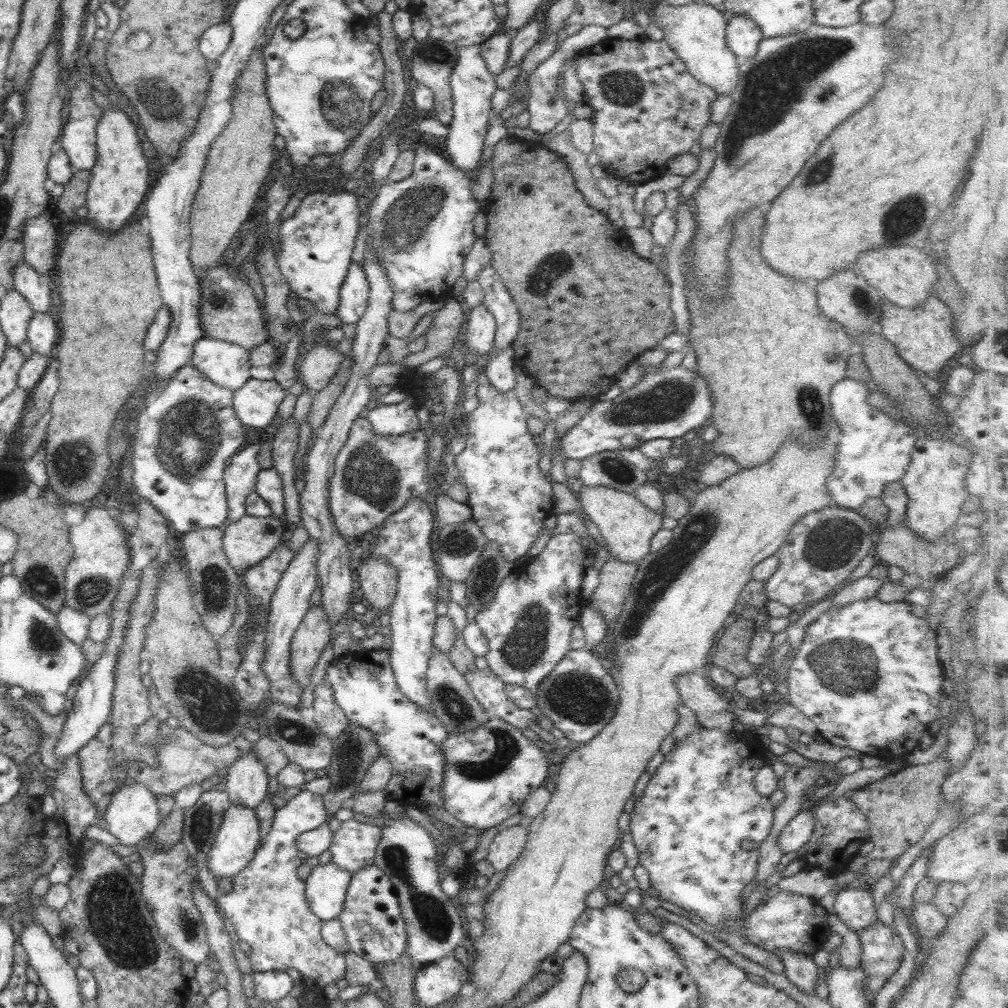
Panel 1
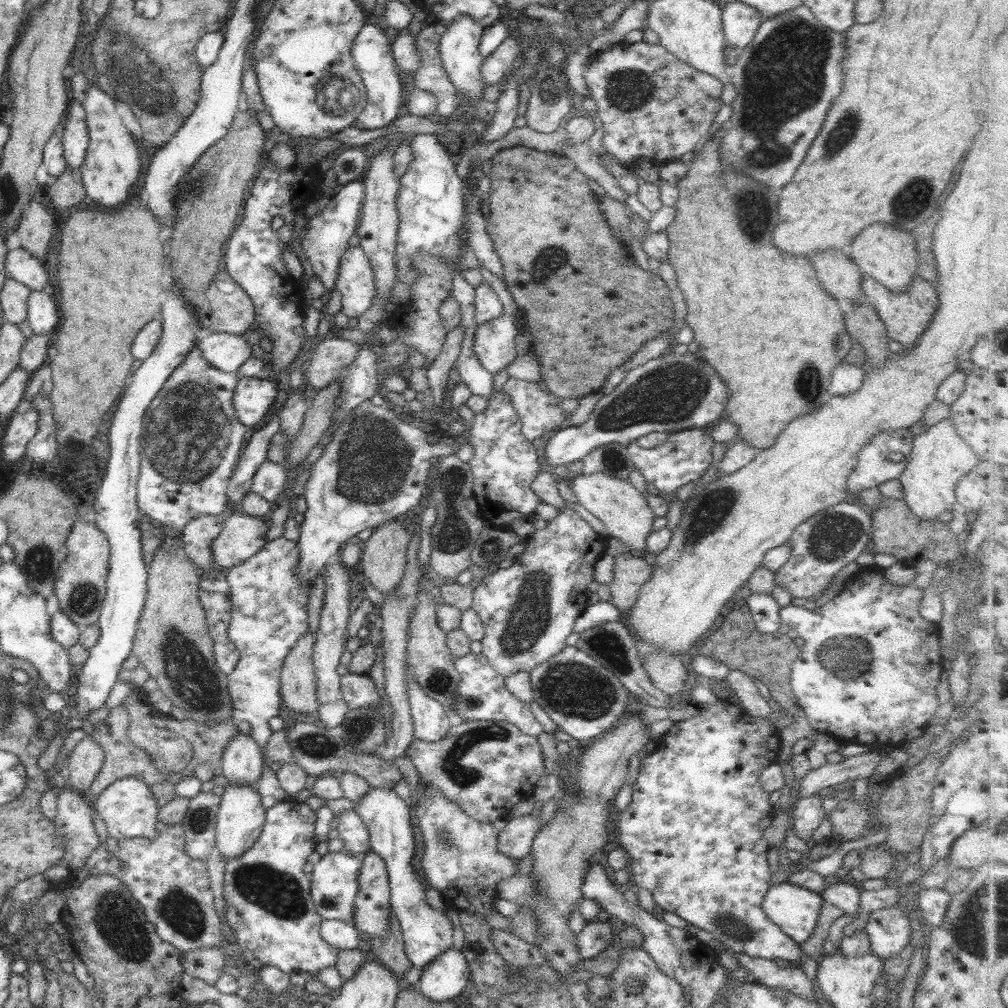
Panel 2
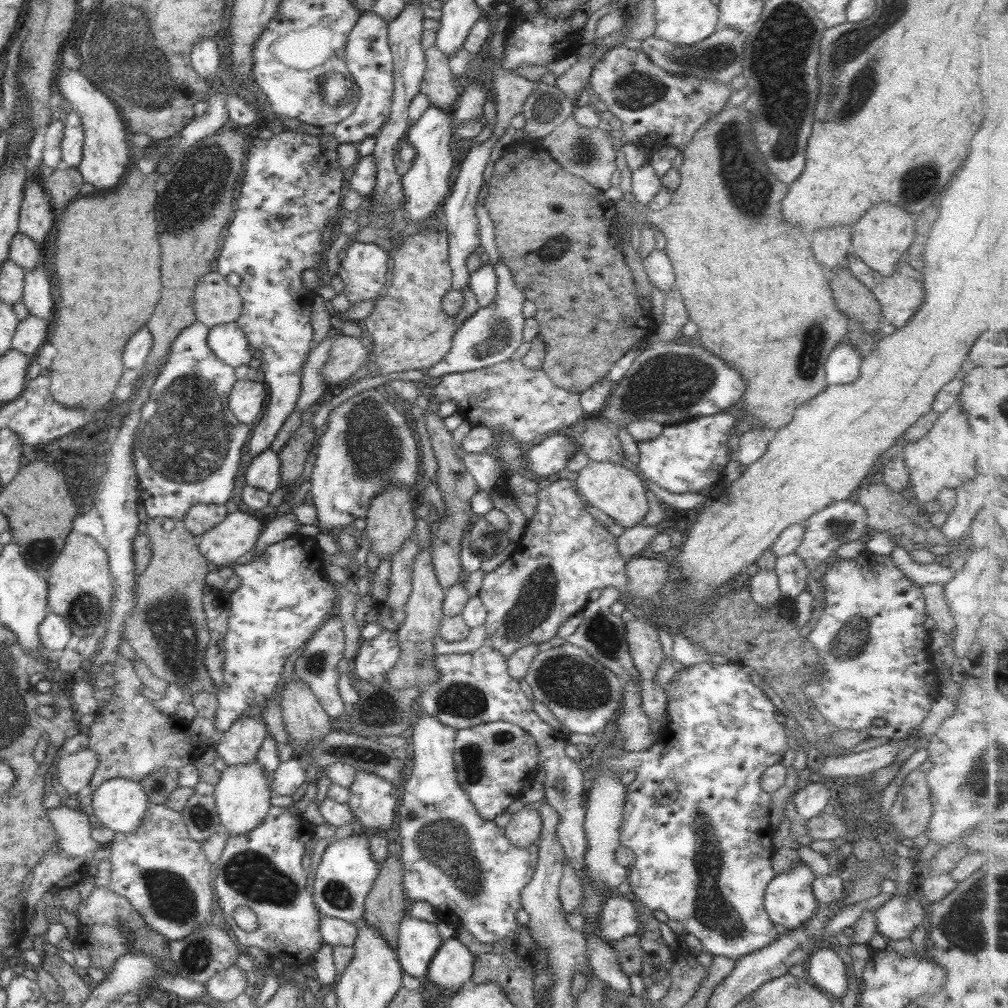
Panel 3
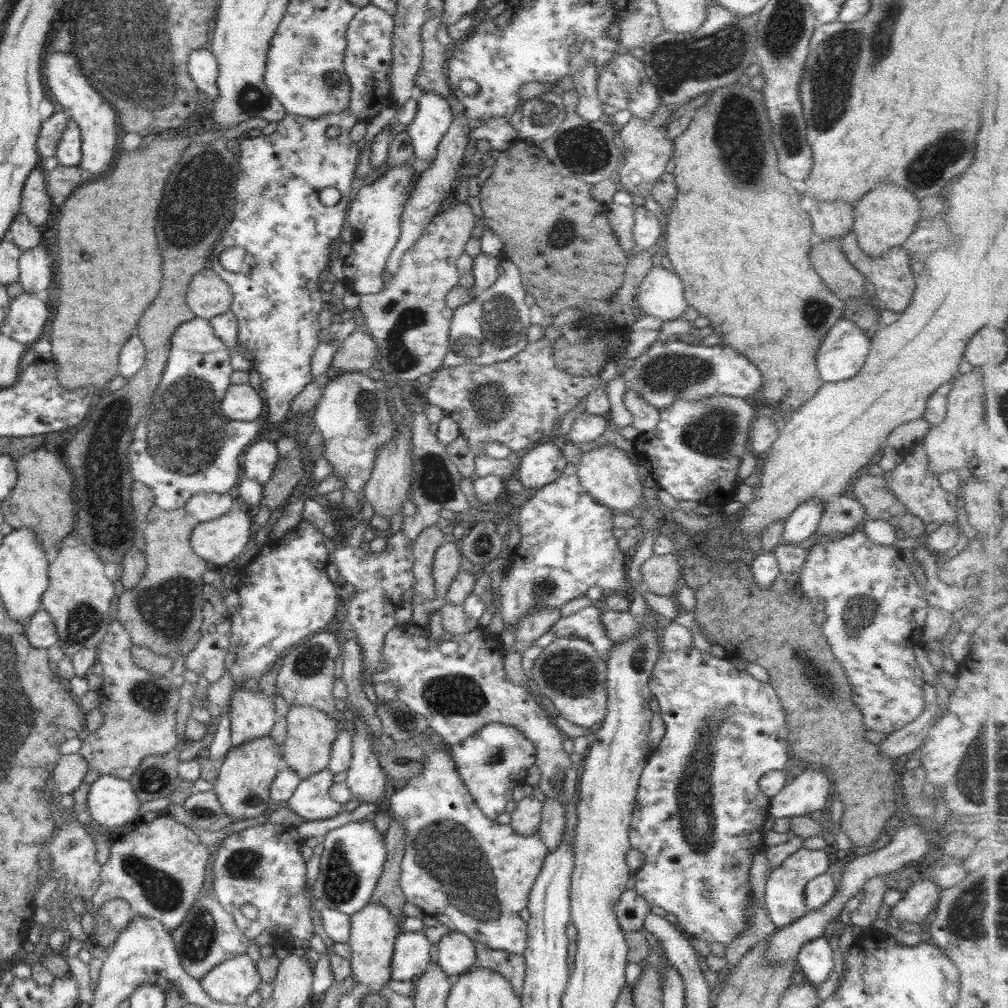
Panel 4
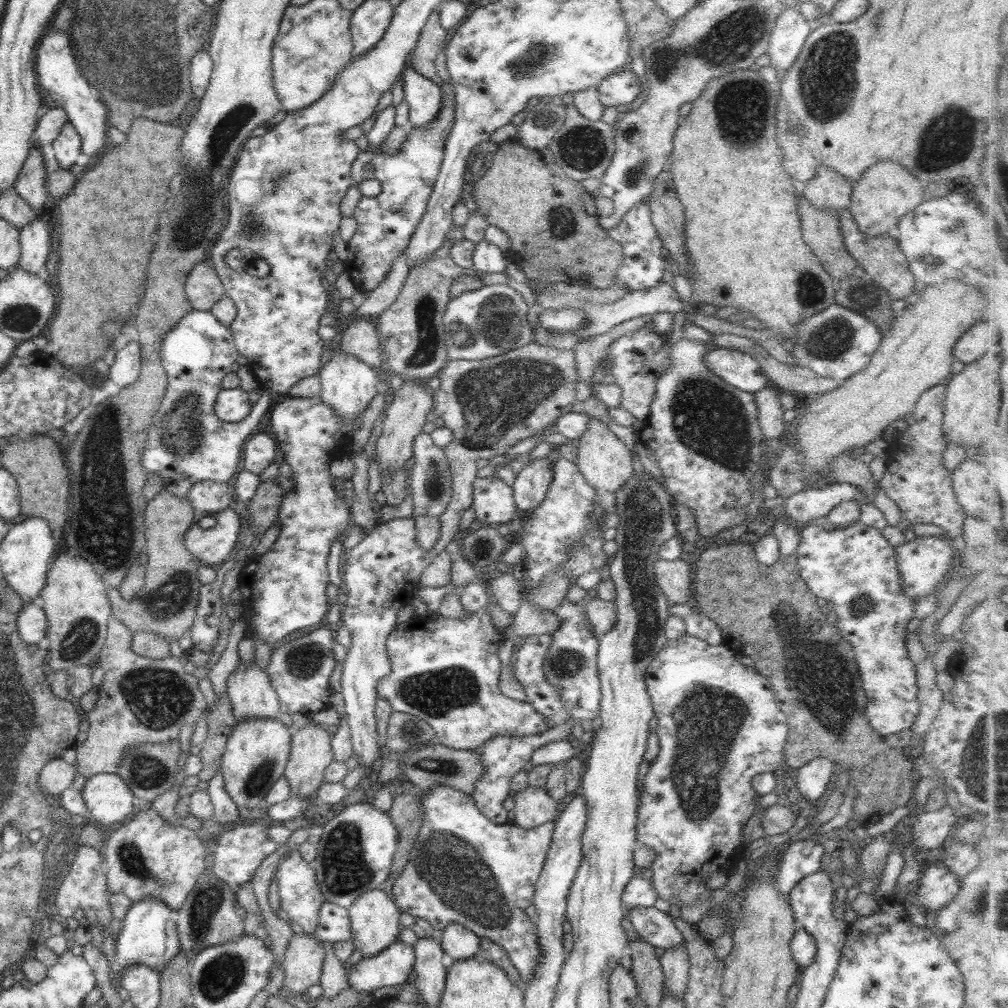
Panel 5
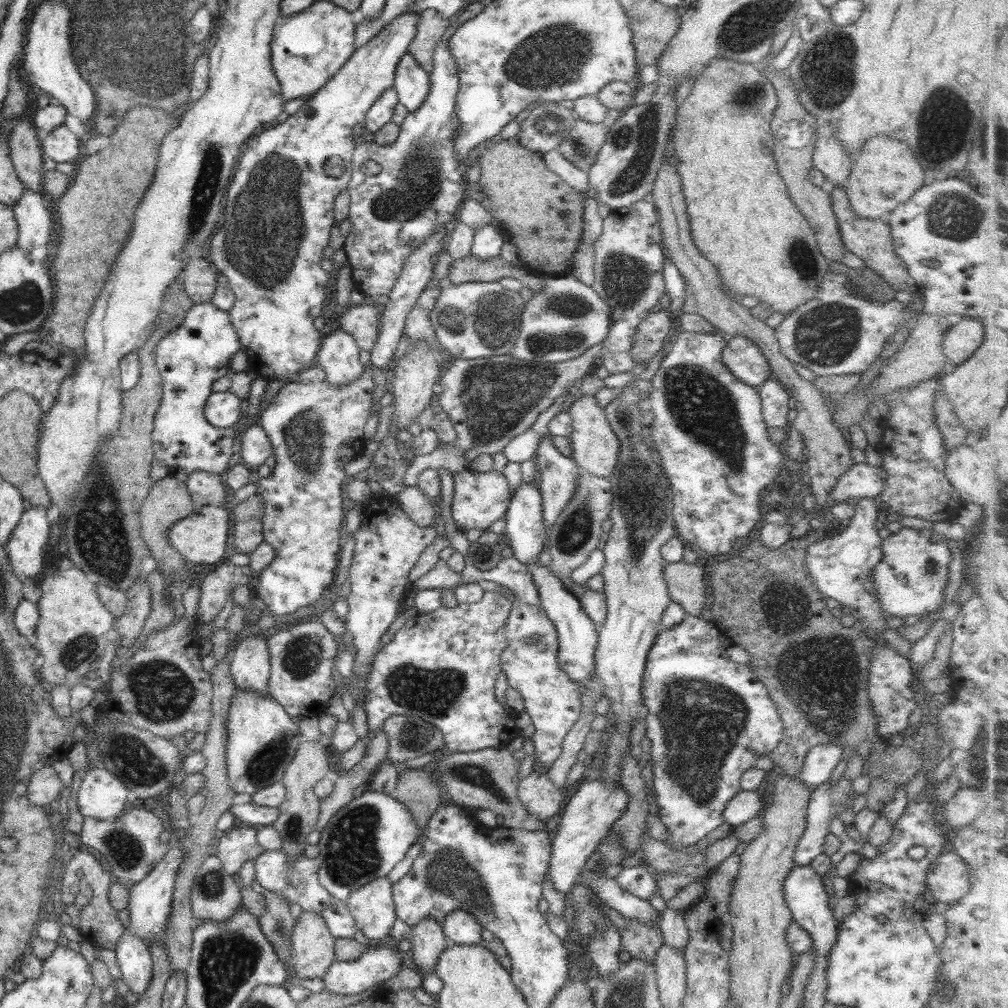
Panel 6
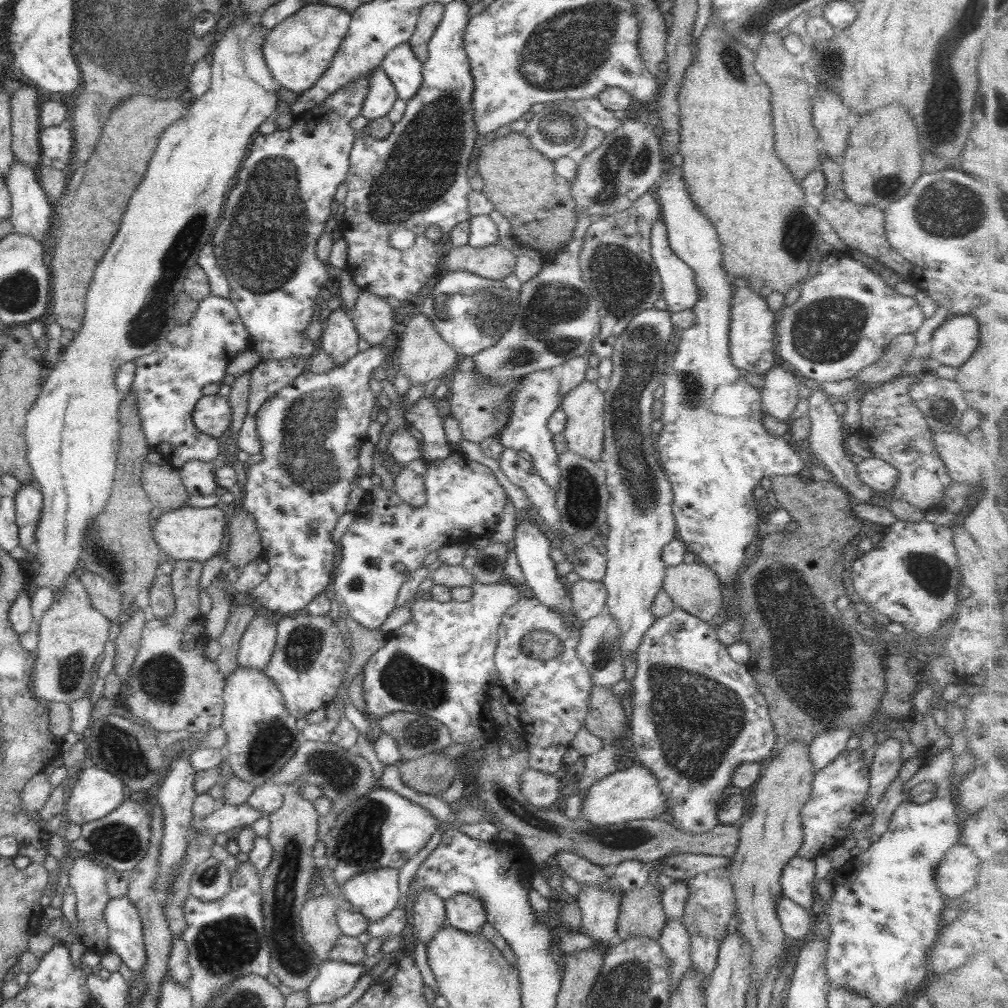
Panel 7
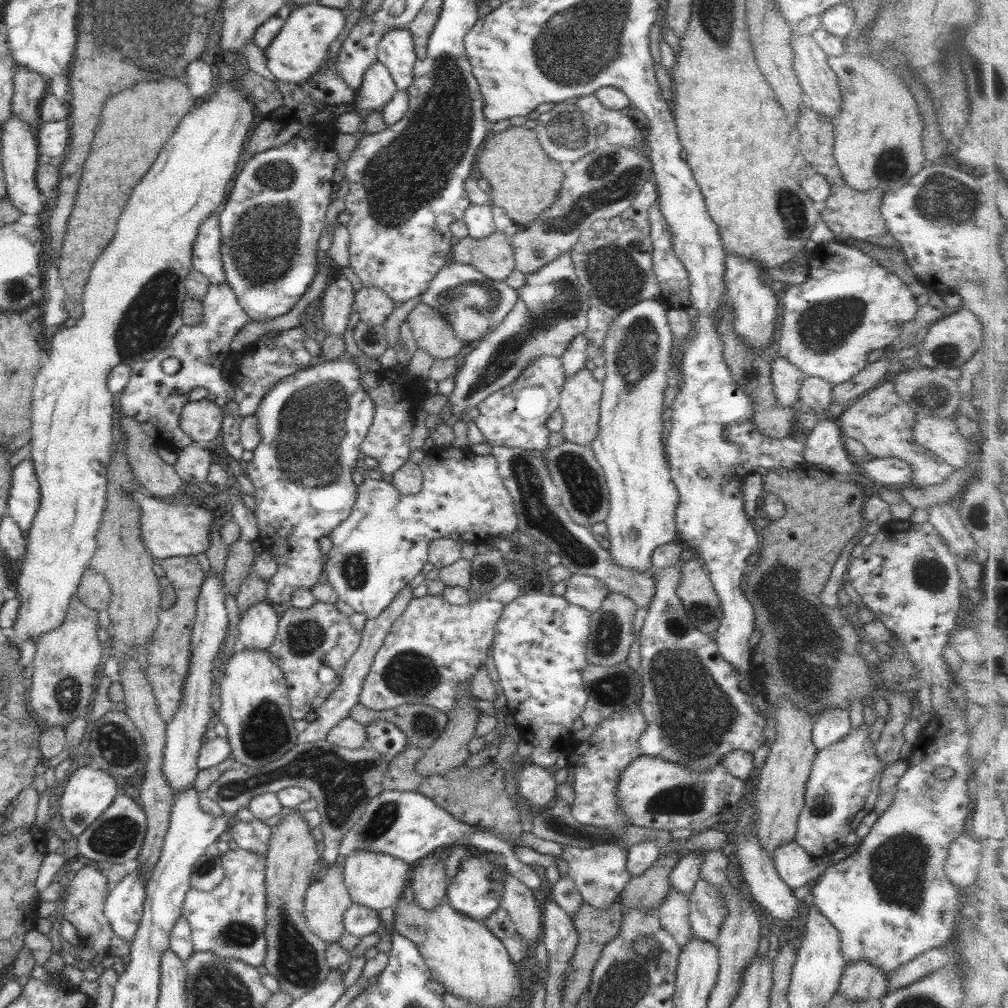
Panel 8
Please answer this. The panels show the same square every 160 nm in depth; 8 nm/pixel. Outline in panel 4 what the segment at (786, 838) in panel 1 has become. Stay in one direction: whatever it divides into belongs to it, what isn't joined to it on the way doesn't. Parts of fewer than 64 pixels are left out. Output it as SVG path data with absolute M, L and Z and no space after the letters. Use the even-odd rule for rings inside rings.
M809 767L771 798L769 814L782 818L826 810L833 796L830 785L828 777L818 767Z

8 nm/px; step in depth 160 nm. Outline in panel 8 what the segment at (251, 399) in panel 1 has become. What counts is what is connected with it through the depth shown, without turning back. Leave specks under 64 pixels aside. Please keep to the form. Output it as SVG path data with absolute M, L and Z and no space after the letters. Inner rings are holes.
M206 399L188 402L182 407L179 425L196 443L207 444L220 439L223 410Z

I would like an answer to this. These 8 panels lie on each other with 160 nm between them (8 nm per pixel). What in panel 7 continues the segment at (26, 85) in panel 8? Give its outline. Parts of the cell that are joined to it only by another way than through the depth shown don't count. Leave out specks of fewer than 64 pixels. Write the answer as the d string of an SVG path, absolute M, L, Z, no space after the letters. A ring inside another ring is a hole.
M26 82L16 92L11 91L11 148L15 160L30 166L38 171L41 166L40 156L42 155L39 139L42 128L39 127L38 93L36 86Z

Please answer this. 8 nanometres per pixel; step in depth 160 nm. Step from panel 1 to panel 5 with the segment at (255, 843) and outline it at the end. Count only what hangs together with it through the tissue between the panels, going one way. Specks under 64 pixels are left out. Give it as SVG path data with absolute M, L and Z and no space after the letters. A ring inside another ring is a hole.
M252 717L238 721L228 738L221 759L221 775L226 792L237 806L256 808L264 800L272 785L284 776L291 748L292 730L272 717Z

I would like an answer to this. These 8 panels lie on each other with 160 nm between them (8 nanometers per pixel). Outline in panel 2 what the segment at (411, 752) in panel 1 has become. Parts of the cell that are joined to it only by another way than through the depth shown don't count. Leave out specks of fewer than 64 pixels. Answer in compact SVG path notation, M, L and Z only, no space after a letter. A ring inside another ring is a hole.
M348 672L341 676L340 682L343 699L350 709L376 707L383 711L381 707L383 702L370 674Z

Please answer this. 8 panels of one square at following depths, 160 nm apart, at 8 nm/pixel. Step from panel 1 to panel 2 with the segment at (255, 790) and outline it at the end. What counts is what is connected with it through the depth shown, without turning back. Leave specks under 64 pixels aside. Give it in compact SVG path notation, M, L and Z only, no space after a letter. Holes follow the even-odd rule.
M236 734L222 753L222 774L230 785L252 785L263 771L264 756L259 745L246 734Z

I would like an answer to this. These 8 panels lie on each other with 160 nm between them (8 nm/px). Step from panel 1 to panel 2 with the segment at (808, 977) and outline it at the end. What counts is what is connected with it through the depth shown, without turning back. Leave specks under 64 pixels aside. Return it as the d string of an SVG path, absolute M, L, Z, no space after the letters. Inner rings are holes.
M714 679L713 682L718 683L721 686L719 689L715 690L717 702L713 705L704 704L703 710L701 710L700 714L695 717L675 722L674 726L672 726L670 730L660 739L656 747L655 753L651 753L641 759L640 767L638 768L638 777L636 778L636 783L633 784L634 787L632 792L632 801L628 804L627 808L625 808L623 811L620 811L620 814L618 814L618 824L616 824L616 830L618 830L618 834L620 834L618 836L618 842L620 842L621 847L624 850L627 850L627 853L631 856L628 870L632 872L632 875L634 875L634 886L636 886L635 889L640 890L646 888L646 890L648 890L648 892L652 894L652 898L655 901L656 906L659 906L659 908L662 908L664 911L674 912L674 914L677 914L678 916L680 916L680 918L684 918L686 922L696 925L696 928L701 928L702 930L709 932L716 940L719 940L723 944L723 946L725 946L725 948L729 948L729 950L733 950L734 952L742 952L752 957L766 958L771 961L774 961L778 958L782 958L784 960L792 961L794 964L796 964L796 967L799 968L800 959L802 958L803 952L801 946L795 940L792 940L788 935L785 935L784 932L782 932L782 930L780 930L780 928L778 928L771 920L768 920L768 917L766 916L766 914L764 914L764 911L762 910L762 901L764 895L768 892L768 889L771 886L771 873L770 869L768 868L768 859L766 859L766 854L768 854L769 850L769 844L765 837L765 831L773 821L774 809L770 805L770 803L768 803L770 793L766 792L761 787L760 777L761 772L767 766L770 766L774 762L778 762L778 754L780 752L781 746L781 740L779 739L779 731L776 727L772 726L772 719L765 719L762 717L755 717L750 715L749 712L746 712L746 709L742 706L739 698L738 700L736 700L732 697L729 697L729 694L727 692L731 692L732 688L727 679Z

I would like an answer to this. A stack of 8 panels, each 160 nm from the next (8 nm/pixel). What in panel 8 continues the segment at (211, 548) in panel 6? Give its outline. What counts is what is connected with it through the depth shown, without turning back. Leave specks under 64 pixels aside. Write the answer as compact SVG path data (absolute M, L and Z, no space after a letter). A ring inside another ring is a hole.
M136 488L128 494L127 503L140 507L141 539L156 560L197 555L208 550L214 520L212 511L191 504L173 503L170 499L157 498Z

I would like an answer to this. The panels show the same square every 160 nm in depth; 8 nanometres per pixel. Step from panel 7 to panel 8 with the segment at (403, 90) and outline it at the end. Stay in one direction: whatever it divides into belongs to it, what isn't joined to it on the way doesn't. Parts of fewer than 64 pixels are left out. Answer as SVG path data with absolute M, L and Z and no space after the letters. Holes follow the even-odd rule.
M391 28L377 44L377 60L384 63L396 83L397 90L407 90L413 81L417 61L412 33L408 28Z

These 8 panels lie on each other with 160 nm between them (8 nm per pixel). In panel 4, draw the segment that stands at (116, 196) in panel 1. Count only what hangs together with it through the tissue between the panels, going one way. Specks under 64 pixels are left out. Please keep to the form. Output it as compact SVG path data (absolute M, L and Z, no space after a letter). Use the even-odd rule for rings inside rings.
M51 49L45 55L45 59L44 76L48 82L50 95L54 95L56 102L72 113L70 119L80 128L82 160L79 167L93 175L96 174L97 178L108 174L108 169L118 154L119 138L122 135L115 109L96 92L95 88L92 88L76 57Z

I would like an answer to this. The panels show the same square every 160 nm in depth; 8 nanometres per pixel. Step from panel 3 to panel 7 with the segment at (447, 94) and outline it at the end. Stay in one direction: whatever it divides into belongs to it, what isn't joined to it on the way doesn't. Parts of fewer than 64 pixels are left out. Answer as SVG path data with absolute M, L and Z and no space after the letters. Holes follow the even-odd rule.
M440 3L424 5L419 12L415 31L407 40L412 52L414 52L422 64L427 59L428 41L432 38L437 24L442 20L444 9L445 6Z

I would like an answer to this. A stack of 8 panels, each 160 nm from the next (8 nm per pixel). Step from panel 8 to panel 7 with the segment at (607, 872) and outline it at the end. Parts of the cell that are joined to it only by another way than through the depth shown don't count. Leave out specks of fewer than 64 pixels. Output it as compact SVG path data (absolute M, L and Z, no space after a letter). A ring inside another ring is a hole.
M580 884L580 888L577 903L583 919L579 932L610 946L619 942L616 929L621 894L586 884Z

